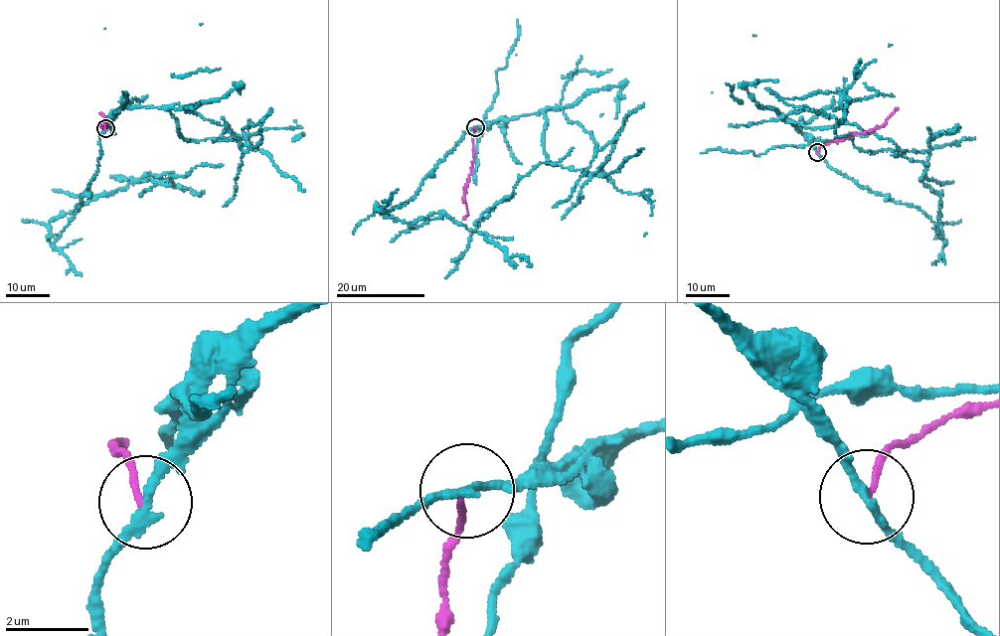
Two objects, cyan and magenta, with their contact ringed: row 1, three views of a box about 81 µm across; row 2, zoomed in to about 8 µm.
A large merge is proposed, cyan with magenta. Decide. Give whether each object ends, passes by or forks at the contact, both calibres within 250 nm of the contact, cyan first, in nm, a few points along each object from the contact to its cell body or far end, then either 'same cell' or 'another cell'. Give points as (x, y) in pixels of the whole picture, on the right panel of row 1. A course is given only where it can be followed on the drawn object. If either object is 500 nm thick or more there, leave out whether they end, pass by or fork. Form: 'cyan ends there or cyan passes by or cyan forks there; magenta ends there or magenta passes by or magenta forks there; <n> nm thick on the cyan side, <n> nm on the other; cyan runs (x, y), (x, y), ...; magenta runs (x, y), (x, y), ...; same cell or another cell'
cyan passes by; magenta ends there; 200 nm thick on the cyan side, 120 nm on the other; cyan runs (817, 152), (861, 187), (916, 207), (942, 238), (938, 195), (921, 177), (928, 151), (872, 152), (835, 137); magenta runs (817, 152), (826, 143), (880, 127), (897, 107); another cell

